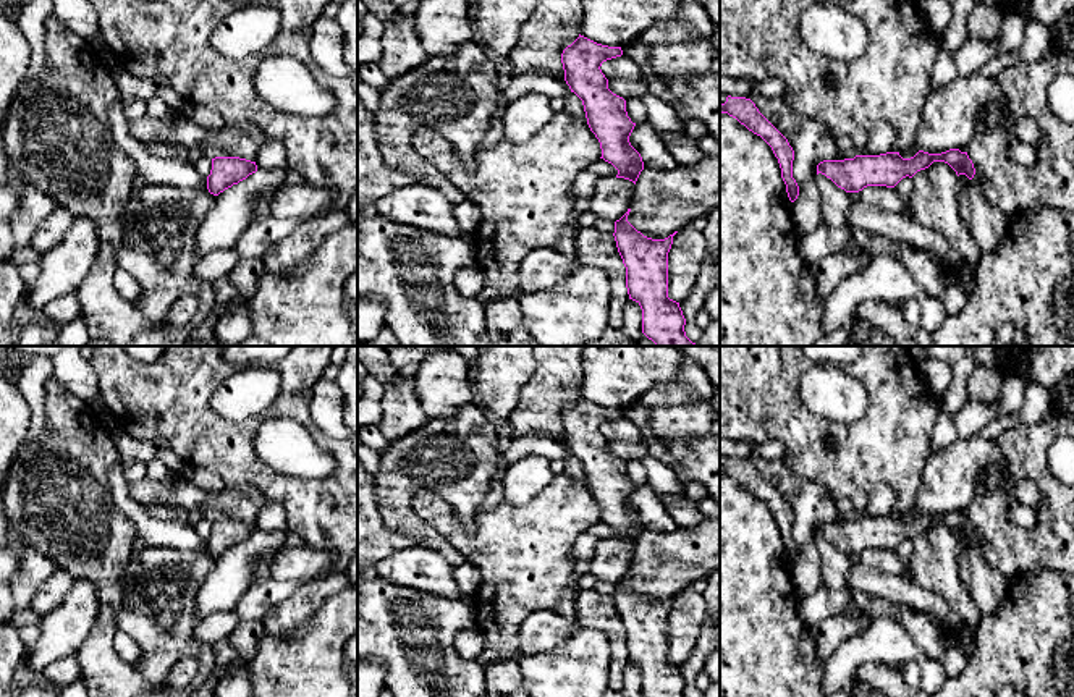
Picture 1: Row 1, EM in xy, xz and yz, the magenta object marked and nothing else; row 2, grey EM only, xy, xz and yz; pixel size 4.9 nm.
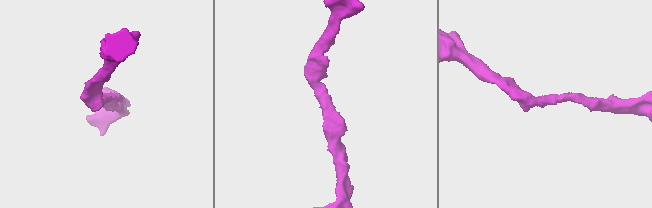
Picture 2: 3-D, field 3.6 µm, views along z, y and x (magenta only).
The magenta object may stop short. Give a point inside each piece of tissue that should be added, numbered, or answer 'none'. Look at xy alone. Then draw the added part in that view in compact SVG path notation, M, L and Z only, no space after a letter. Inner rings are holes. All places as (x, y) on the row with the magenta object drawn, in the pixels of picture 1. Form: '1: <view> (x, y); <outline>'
none

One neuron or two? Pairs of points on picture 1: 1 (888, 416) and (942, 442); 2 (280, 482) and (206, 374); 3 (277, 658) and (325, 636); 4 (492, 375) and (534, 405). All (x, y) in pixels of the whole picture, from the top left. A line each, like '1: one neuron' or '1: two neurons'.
1: two neurons
2: one neuron
3: one neuron
4: two neurons

